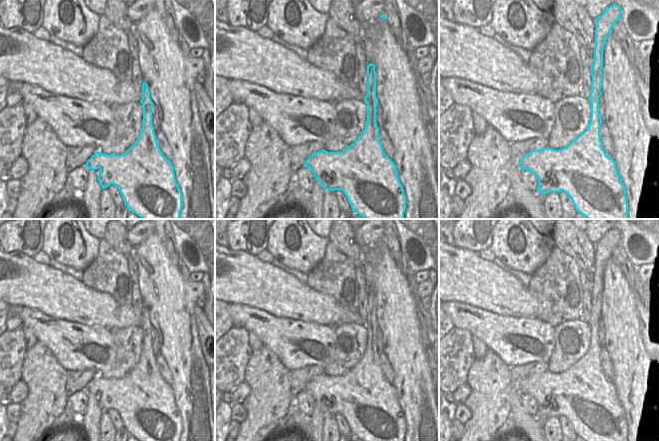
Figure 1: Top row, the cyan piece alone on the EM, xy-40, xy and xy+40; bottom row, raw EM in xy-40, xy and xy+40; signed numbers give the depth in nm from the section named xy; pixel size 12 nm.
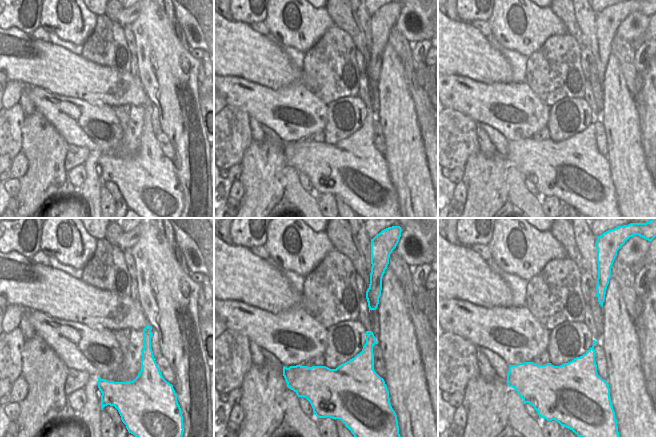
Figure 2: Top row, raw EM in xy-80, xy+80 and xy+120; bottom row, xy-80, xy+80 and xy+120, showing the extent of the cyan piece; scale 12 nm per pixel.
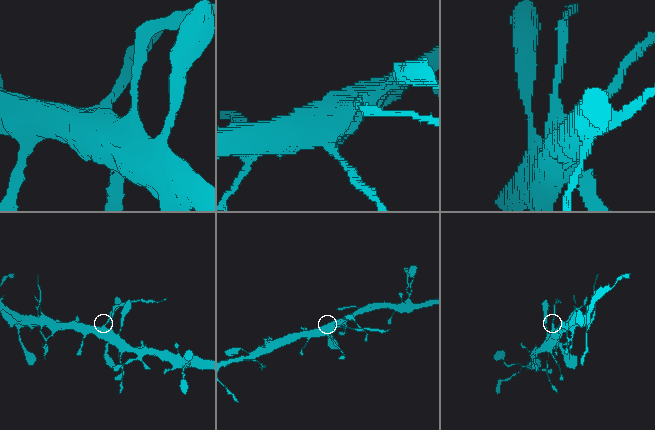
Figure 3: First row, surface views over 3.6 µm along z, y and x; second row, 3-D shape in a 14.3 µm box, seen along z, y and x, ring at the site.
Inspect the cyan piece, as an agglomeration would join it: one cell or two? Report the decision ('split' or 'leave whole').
split

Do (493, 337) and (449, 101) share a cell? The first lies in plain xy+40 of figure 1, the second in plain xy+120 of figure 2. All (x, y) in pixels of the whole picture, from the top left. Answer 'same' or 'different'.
same

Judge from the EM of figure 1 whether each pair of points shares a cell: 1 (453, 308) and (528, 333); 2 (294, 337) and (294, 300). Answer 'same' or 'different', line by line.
1: same
2: different

